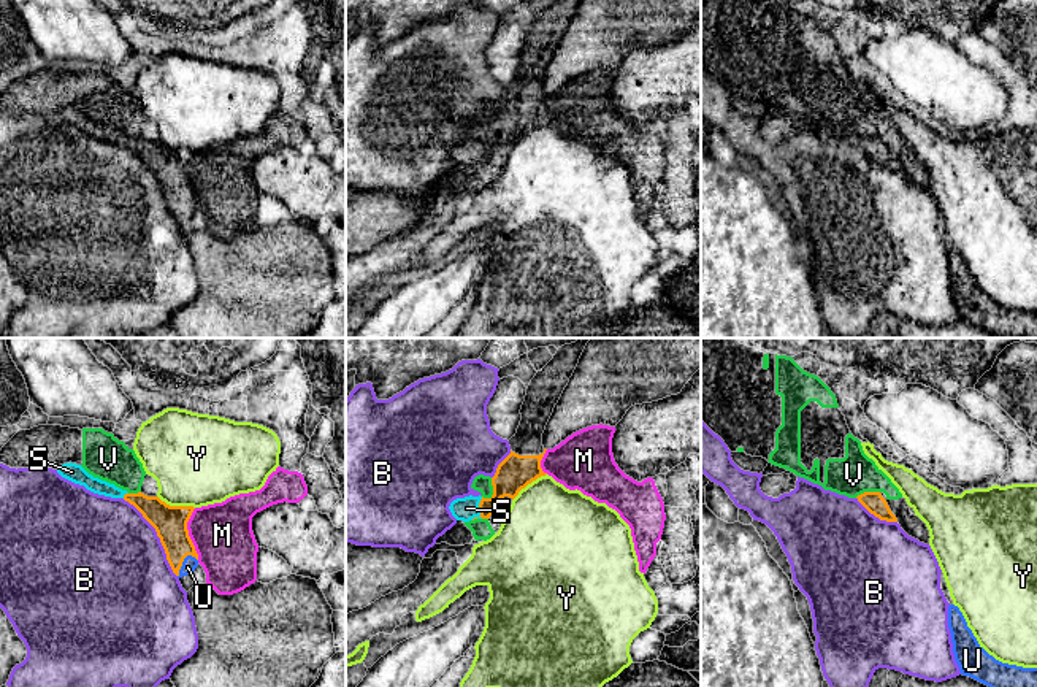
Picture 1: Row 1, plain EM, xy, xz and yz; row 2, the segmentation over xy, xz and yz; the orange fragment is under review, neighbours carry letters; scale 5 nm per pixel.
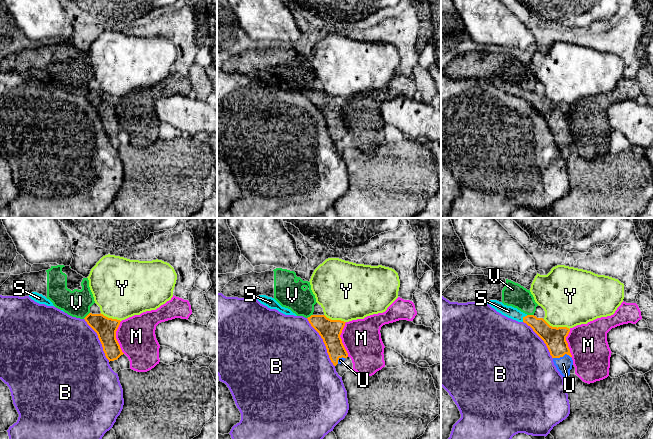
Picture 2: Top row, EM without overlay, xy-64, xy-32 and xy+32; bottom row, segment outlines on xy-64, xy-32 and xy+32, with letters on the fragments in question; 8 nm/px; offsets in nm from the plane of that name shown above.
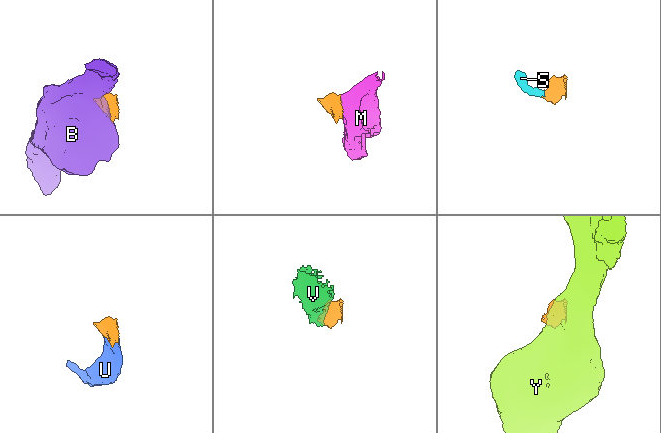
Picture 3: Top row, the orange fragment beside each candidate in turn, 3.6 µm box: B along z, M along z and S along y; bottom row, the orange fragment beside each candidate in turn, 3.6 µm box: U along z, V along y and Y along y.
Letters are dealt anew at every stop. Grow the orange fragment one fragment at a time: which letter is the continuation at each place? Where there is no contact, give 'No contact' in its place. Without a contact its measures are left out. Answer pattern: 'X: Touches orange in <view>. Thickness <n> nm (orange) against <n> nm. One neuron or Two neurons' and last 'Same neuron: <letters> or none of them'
B: Touches orange in xy. Thickness 170 nm (orange) against 500 nm. Two neurons
M: Touches orange in xy. Thickness 170 nm (orange) against 300 nm. Two neurons
S: Touches orange in xz. Thickness 170 nm (orange) against 120 nm. One neuron
U: Touches orange in xy. Thickness 170 nm (orange) against 70 nm. One neuron
V: Touches orange in xz. Thickness 180 nm (orange) against 90 nm. Two neurons
Y: Touches orange in xy. Thickness 170 nm (orange) against 440 nm. Two neurons
Same neuron: S, U

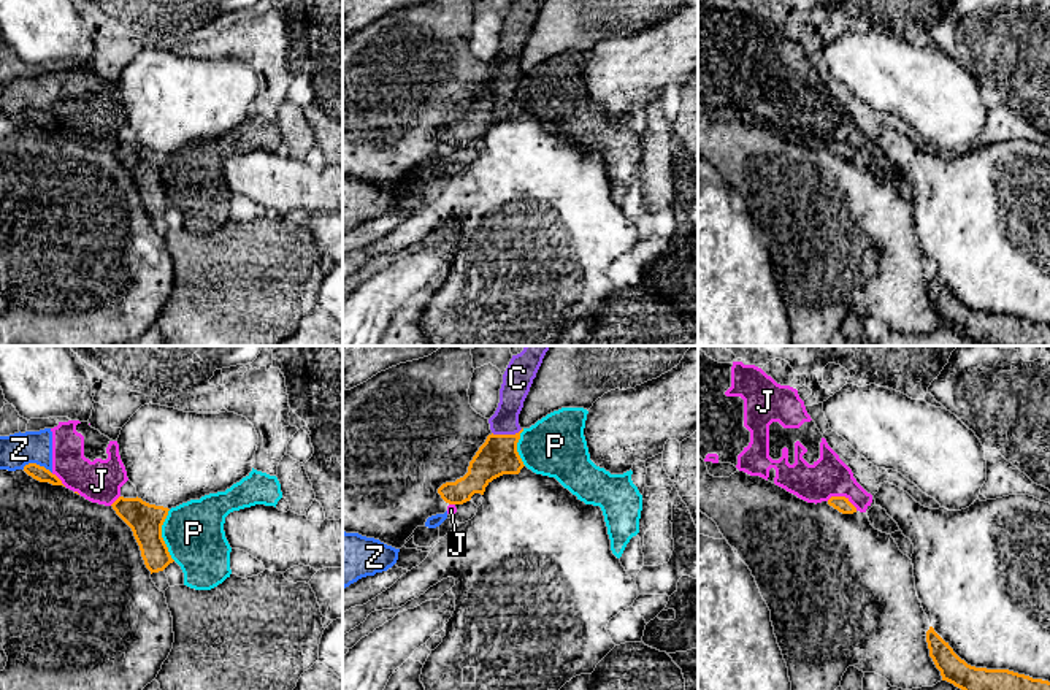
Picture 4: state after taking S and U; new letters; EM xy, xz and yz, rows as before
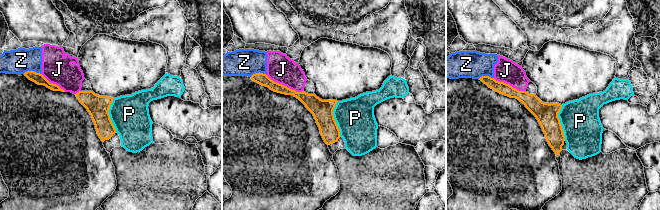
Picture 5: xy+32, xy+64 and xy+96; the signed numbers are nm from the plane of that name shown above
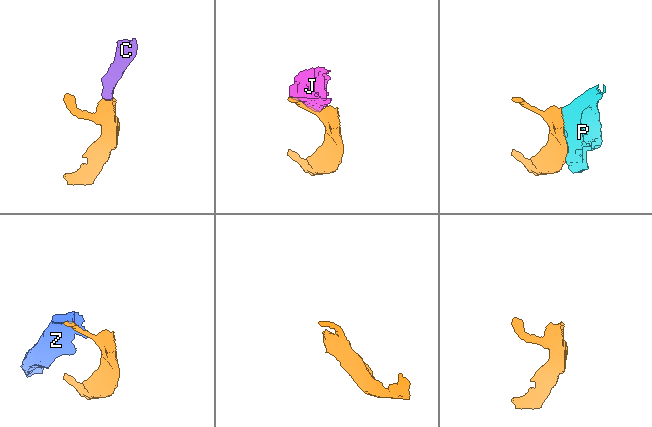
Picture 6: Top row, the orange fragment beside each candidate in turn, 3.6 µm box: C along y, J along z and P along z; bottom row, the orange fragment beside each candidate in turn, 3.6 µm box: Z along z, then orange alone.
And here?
C: Touches orange in xz. Thickness 200 nm (orange) against 140 nm. One neuron
J: Touches orange in yz. Thickness 80 nm (orange) against 200 nm. Two neurons
P: Touches orange in xy. Thickness 170 nm (orange) against 300 nm. Two neurons
Z: Touches orange in xy. Thickness 80 nm (orange) against 170 nm. Two neurons
Same neuron: C

